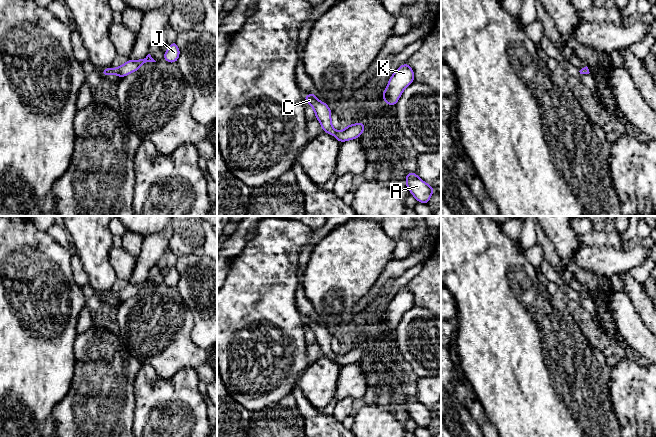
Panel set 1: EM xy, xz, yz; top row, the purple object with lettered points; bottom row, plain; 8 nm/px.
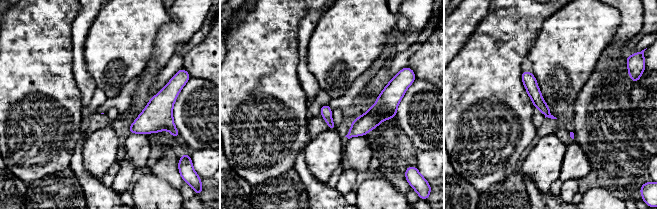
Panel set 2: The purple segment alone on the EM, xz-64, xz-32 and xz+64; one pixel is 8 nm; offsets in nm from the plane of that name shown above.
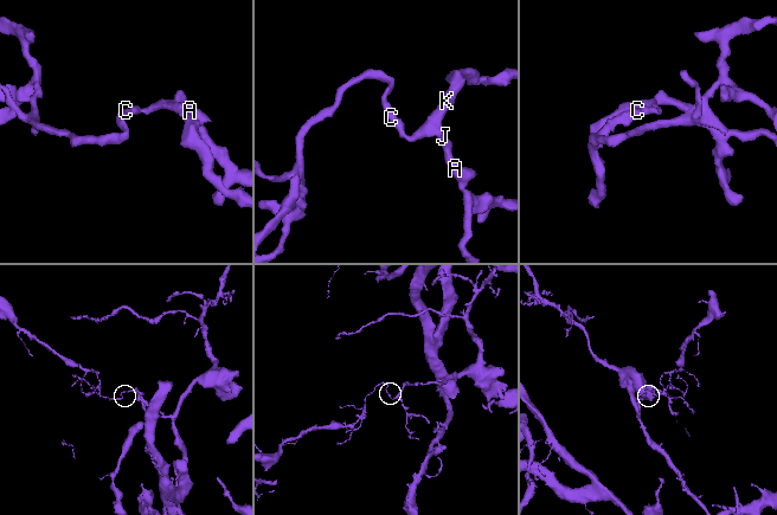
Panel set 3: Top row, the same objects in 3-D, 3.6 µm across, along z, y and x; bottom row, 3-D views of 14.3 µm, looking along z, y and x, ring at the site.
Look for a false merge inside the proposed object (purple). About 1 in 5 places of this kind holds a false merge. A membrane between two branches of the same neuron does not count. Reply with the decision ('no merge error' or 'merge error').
no merge error

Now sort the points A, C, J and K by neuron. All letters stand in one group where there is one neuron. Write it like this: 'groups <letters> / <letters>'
groups A C J K

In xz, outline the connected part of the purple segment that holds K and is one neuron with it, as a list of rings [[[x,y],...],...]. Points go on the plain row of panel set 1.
[[[408,287],[402,288],[393,299],[382,318],[382,323],[389,329],[395,330],[404,313],[414,306],[414,295]]]

